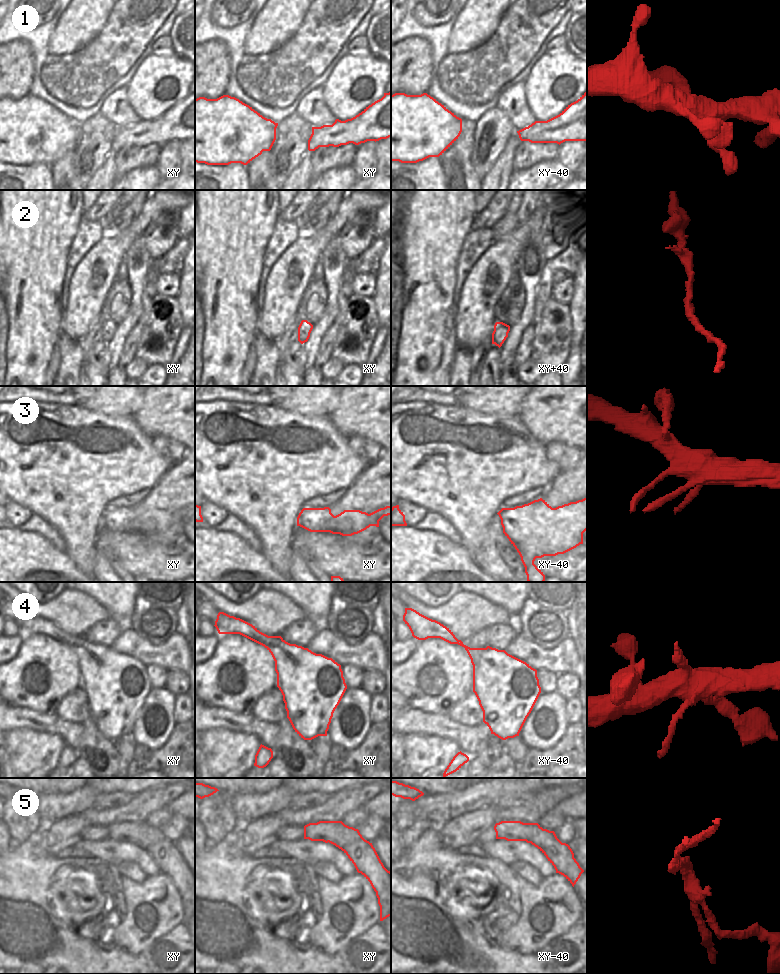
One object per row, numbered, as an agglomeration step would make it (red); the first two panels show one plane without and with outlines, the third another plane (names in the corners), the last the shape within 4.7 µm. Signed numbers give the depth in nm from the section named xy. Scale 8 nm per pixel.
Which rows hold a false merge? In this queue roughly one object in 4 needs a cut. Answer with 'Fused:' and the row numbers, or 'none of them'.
Fused: 1, 5

